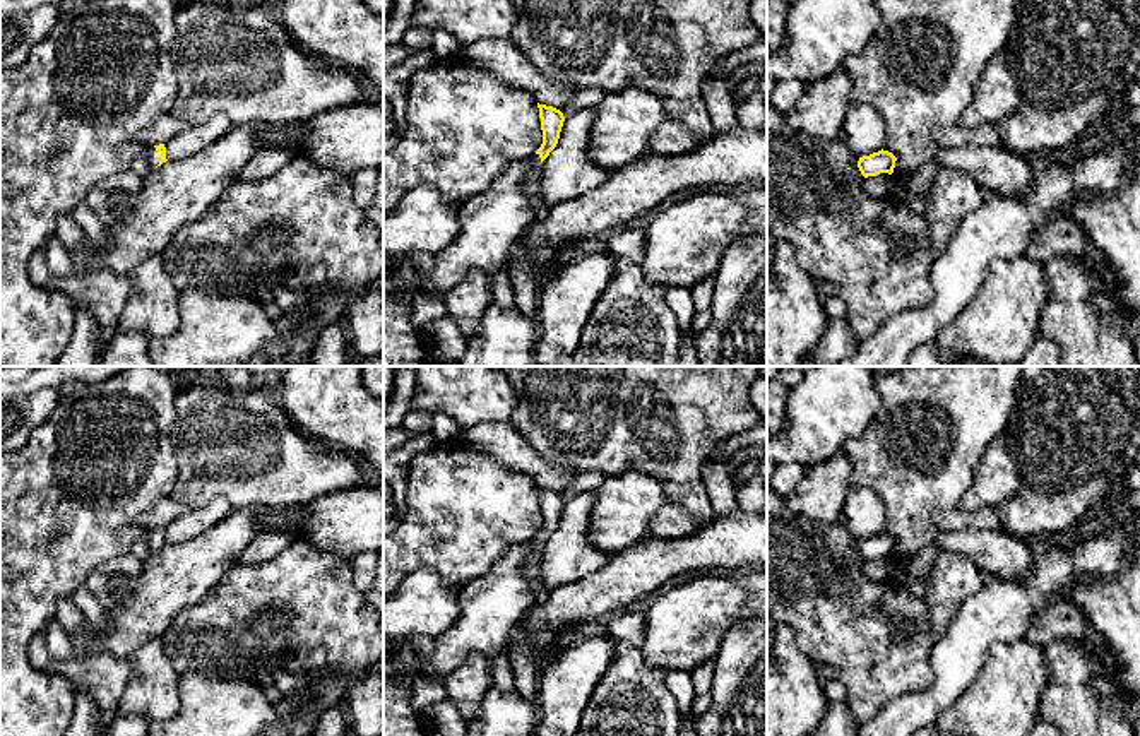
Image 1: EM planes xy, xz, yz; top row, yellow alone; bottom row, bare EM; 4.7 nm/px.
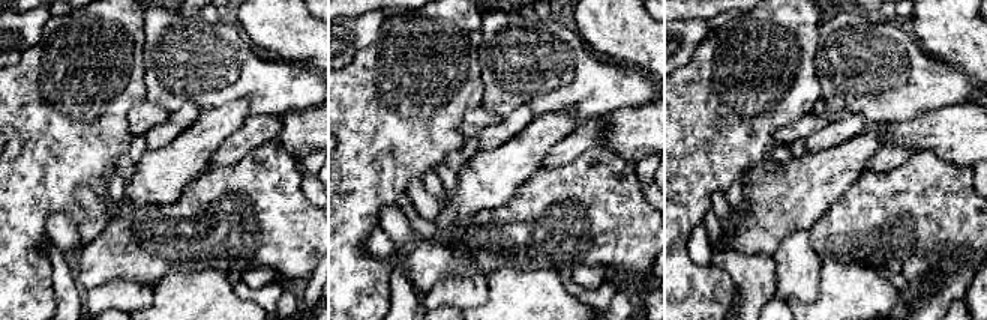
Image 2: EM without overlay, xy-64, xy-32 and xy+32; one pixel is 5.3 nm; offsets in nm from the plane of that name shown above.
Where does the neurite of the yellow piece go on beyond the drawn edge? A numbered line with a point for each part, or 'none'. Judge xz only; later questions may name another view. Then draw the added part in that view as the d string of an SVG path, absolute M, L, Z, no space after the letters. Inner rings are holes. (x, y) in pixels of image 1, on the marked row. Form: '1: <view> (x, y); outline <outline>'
1: xz (540, 207); outline M534 154L534 171L529 175L529 178L524 183L525 192L531 195L532 209L534 209L534 221L541 221L548 216L548 205L539 200L536 193L536 171L541 168L541 157L539 154Z

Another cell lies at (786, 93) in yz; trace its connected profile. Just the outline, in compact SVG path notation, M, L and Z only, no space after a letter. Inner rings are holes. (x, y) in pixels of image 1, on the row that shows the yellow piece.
M777 79L774 87L770 106L782 113L791 111L805 92L805 84L798 79Z

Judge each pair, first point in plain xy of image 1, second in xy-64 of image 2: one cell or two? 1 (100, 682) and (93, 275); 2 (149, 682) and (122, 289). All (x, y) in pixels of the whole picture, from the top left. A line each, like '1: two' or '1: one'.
1: one
2: one

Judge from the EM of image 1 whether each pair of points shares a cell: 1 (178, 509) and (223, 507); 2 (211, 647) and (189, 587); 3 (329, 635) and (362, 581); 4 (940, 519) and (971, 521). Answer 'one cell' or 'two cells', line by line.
1: two cells
2: two cells
3: two cells
4: one cell

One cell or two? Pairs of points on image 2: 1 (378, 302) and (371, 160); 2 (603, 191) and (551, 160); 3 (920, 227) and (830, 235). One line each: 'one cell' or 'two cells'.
1: one cell
2: two cells
3: one cell

